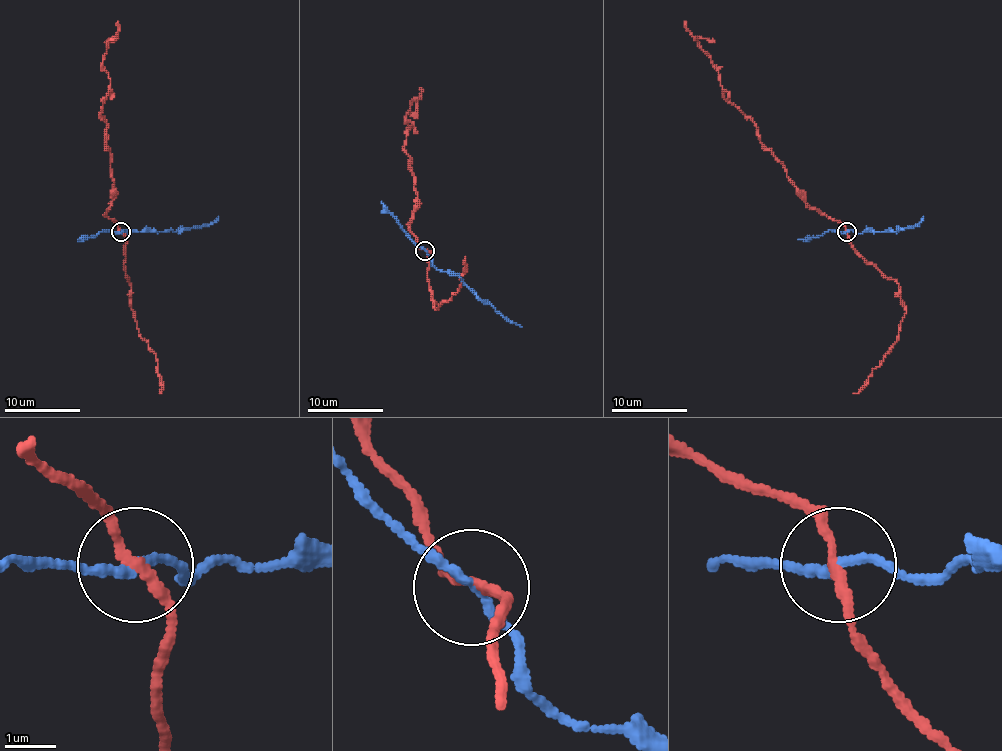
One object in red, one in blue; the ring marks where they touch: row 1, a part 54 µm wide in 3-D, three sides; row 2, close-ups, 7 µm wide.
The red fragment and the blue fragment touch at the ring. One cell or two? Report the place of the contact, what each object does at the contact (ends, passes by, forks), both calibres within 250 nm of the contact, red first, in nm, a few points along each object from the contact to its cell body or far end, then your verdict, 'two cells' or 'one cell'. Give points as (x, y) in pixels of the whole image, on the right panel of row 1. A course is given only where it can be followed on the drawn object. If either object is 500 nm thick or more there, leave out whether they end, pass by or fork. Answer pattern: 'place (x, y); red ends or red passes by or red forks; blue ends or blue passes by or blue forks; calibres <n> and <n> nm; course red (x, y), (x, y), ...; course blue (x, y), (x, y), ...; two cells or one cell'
place (847, 231); red passes by; blue passes by; calibres 180 and 160 nm; course red (847, 232), (805, 201), (785, 165), (760, 141), (758, 127), (728, 101), (711, 57), (684, 21); course blue (847, 232), (897, 232), (917, 226), (923, 217); two cells

